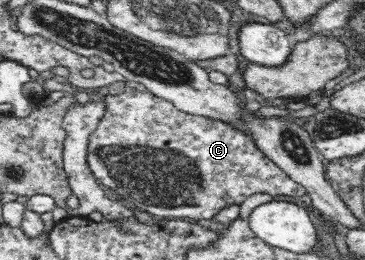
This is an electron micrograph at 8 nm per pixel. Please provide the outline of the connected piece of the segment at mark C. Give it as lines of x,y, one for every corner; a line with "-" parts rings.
126,82
125,91
118,95
106,94
100,99
105,107
105,113
98,122
97,130
93,133
89,141
88,161
89,168
93,171
94,176
98,179
100,184
103,184
108,191
119,195
129,206
146,211
152,217
158,218
173,218
173,219
187,219
191,221
198,221
200,219
211,219
217,211
229,207
229,205
241,205
247,197
255,193
268,193
271,196
283,195
291,197
301,197
306,193
306,190
293,179
289,178
275,162
270,161
261,150
257,148
257,142
253,140
251,132
245,127
233,126
233,122
223,122
221,120
213,119
212,117
205,117
201,115
193,115
191,113
182,112
177,109
170,101
161,99
137,82

